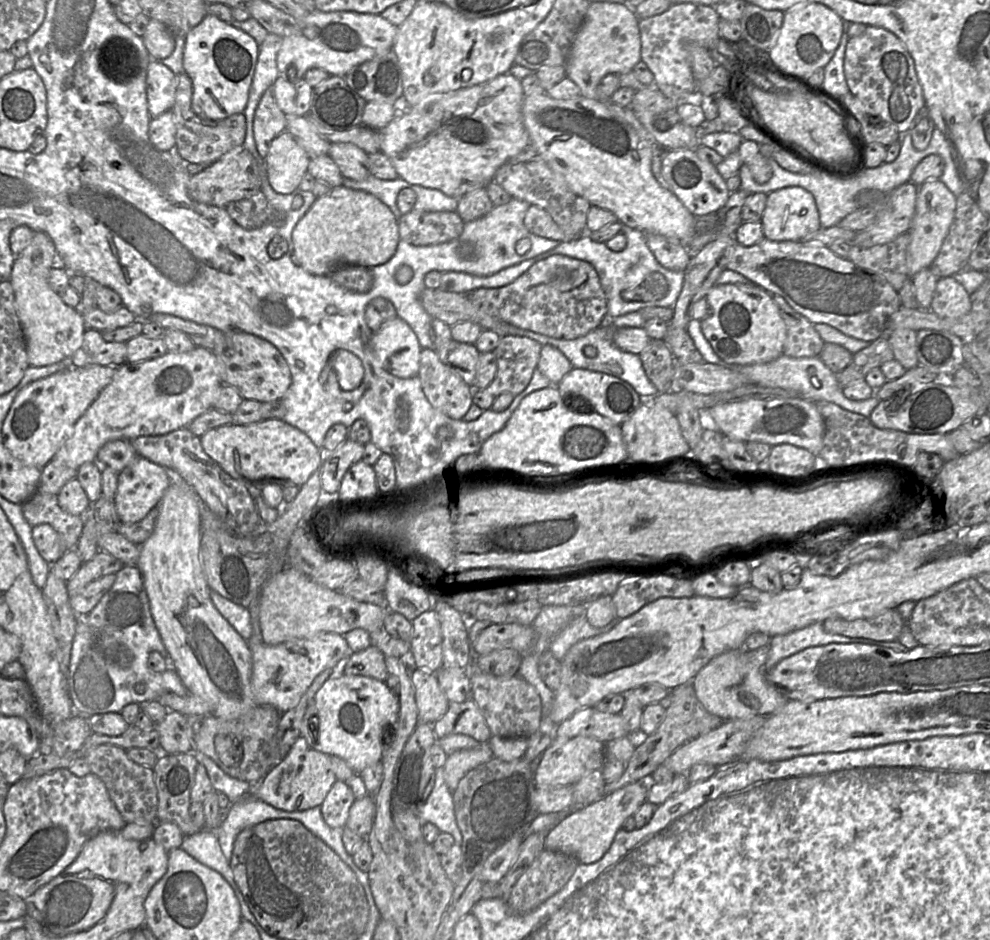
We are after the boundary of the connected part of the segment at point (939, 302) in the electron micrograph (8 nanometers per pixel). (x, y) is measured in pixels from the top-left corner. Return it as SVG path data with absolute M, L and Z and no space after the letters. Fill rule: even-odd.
M953 276L939 278L930 310L940 318L960 318L972 310L970 294Z

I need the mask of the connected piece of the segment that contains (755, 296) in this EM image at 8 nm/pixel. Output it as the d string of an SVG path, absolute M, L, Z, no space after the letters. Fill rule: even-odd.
M754 284L715 285L706 296L708 311L701 330L725 365L769 363L783 354L787 327L773 296Z

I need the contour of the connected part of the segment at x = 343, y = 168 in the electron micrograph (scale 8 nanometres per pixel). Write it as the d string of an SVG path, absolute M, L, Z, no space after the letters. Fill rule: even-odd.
M332 143L328 156L336 163L344 178L362 181L370 176L368 154L354 144Z

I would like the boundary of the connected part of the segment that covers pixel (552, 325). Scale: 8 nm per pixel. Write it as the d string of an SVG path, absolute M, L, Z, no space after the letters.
M561 254L537 261L506 286L478 288L466 296L478 308L508 324L557 339L582 337L609 319L607 299L594 266Z

